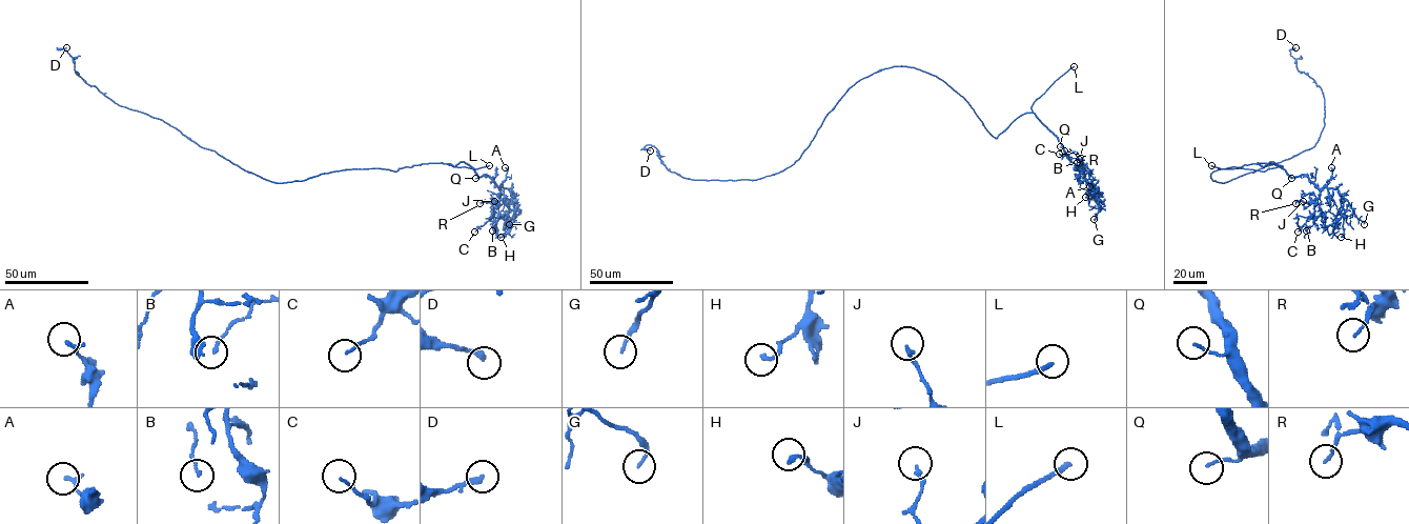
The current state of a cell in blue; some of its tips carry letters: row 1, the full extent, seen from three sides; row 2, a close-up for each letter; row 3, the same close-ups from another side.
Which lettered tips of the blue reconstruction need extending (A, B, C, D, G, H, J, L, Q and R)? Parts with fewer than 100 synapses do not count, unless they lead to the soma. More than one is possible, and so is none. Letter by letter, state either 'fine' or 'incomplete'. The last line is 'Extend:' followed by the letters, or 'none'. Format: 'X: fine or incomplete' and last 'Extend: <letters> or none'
A: fine
B: fine
C: fine
D: fine
G: fine
H: fine
J: fine
L: incomplete
Q: fine
R: fine
Extend: L

